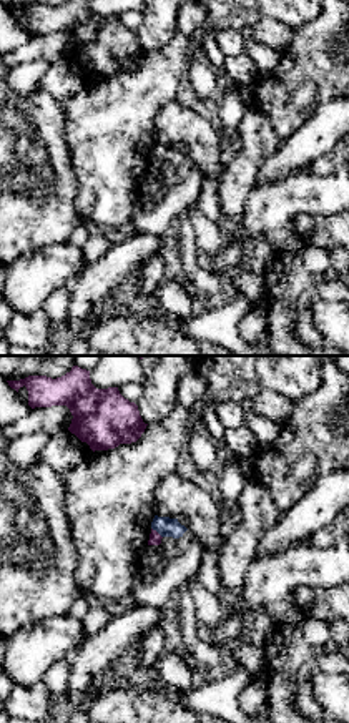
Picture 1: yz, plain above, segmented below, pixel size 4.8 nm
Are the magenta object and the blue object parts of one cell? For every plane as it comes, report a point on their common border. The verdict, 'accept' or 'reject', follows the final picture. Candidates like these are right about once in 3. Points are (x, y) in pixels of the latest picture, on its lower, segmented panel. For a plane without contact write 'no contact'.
contact (157, 532)

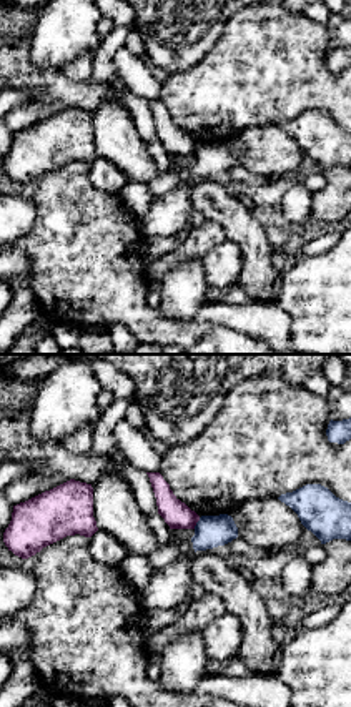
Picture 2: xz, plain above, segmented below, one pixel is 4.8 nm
contact (197, 521)

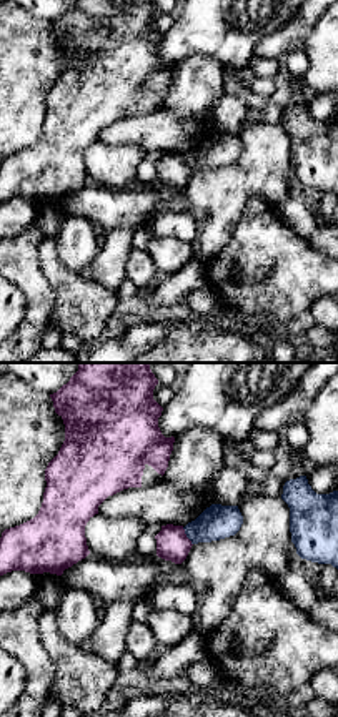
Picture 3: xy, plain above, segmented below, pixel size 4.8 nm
contact (185, 536)

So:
reject

